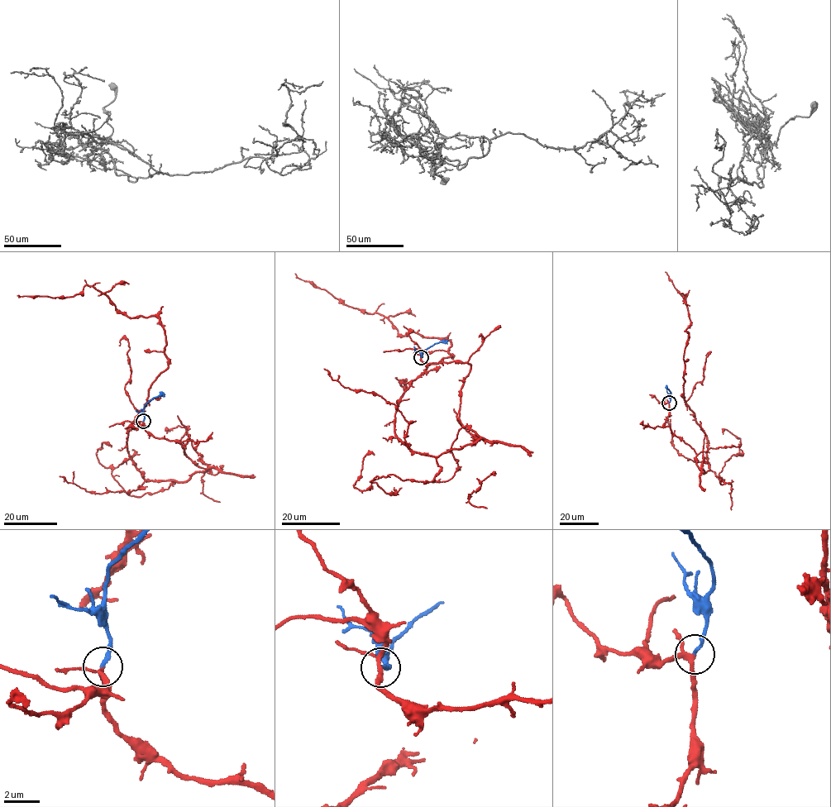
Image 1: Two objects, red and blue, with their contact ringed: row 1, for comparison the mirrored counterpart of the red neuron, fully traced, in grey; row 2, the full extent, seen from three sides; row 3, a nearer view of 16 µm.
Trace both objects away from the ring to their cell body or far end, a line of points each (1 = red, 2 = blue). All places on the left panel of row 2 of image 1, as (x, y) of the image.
1: (143, 421), (189, 435), (205, 470), (147, 480), (127, 450), (168, 366), (158, 317), (86, 285), (16, 296)
2: (143, 421), (144, 405), (164, 393)

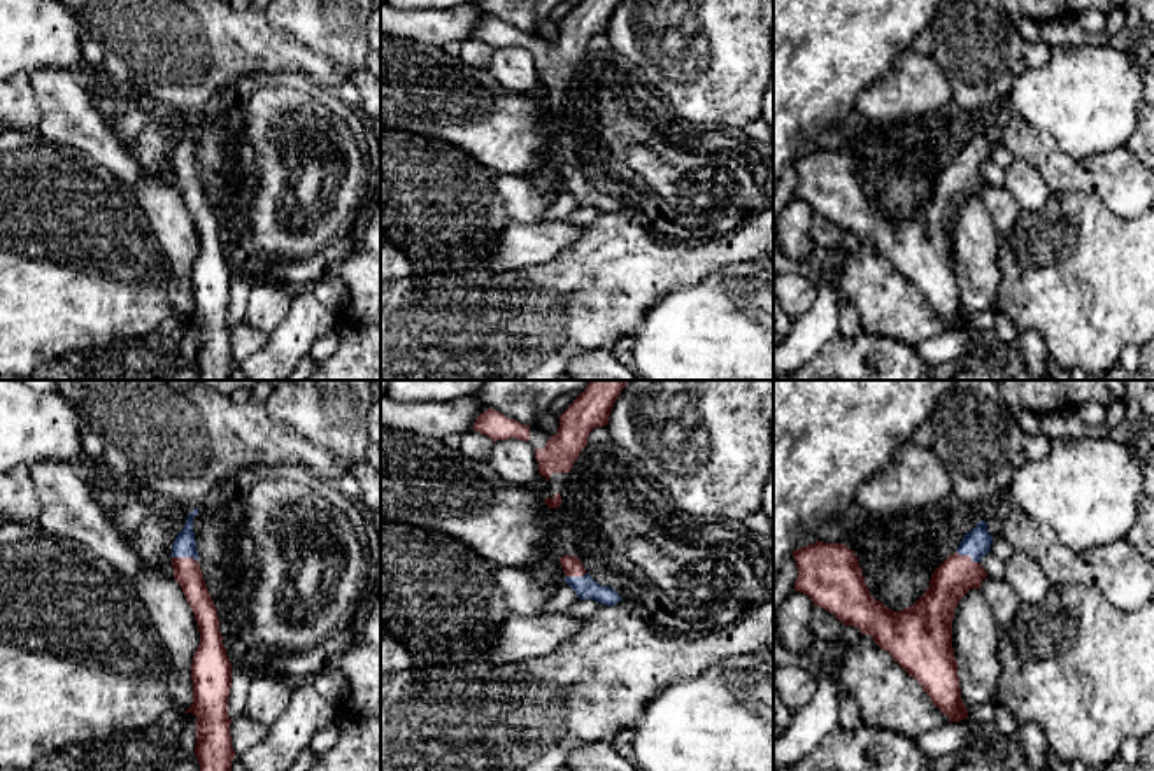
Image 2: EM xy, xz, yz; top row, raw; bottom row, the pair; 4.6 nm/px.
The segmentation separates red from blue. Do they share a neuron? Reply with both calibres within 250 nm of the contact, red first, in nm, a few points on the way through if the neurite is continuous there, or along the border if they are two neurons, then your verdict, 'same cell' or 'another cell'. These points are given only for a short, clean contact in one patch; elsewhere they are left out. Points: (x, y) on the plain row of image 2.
130 nm thick on the red side, 110 nm on the other; runs through xy (186, 179), (185, 165), (185, 153); same cell

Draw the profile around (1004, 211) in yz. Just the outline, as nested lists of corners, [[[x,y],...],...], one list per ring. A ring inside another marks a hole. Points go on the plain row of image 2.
[[[986,184],[980,189],[980,200],[984,202],[989,212],[991,224],[996,230],[1000,244],[1008,237],[1008,233],[1017,224],[1021,216],[1021,207],[1017,205],[1017,202],[1005,186],[994,187],[991,184]]]

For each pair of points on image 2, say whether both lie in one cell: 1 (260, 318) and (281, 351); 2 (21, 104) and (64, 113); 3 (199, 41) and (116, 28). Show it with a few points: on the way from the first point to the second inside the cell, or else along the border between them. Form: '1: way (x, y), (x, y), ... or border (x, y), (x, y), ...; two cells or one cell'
1: border (293, 297), (286, 316), (269, 333); two cells
2: border (27, 74), (41, 113), (39, 128); two cells
3: way (178, 41), (167, 41), (153, 28), (137, 28); one cell

